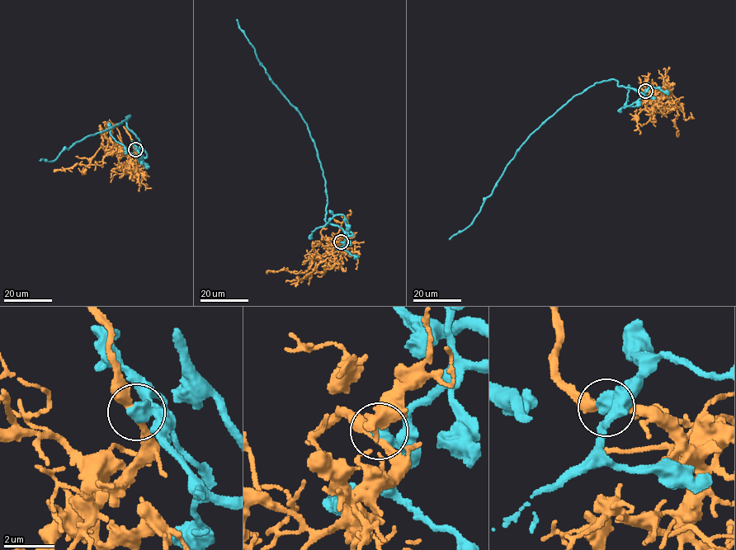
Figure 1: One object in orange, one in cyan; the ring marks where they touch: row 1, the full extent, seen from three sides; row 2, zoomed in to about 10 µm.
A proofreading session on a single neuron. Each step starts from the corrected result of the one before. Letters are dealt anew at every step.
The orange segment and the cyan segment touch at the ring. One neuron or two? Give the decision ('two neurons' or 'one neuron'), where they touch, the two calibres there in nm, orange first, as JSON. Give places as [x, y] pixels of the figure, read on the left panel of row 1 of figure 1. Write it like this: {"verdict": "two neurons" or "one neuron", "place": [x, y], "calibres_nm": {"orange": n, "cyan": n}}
{"verdict": "two neurons", "place": [135, 149], "calibres_nm": {"orange": 280, "cyan": 480}}

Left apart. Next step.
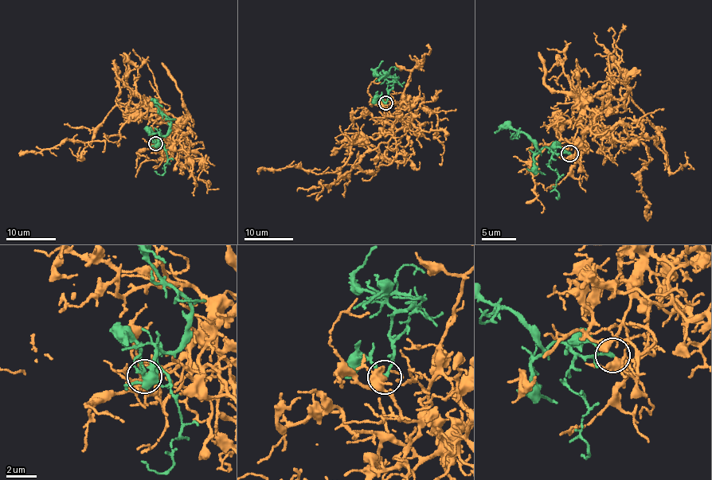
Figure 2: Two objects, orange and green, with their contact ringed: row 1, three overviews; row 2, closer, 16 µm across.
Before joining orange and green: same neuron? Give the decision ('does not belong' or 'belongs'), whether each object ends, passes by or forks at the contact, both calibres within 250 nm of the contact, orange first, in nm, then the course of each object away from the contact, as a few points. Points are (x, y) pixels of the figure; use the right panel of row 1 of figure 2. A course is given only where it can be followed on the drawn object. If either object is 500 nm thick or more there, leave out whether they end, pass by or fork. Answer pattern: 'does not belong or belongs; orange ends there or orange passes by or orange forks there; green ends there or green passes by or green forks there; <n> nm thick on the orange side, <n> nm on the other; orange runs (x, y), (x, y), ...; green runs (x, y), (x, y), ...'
belongs; orange forks there; green passes by; 360 nm thick on the orange side, 220 nm on the other; orange runs (570, 154), (588, 150), (596, 97), (602, 145), (648, 148), (651, 211); green runs (570, 153), (553, 153), (545, 146), (538, 151), (537, 146), (526, 134), (505, 127), (494, 133)

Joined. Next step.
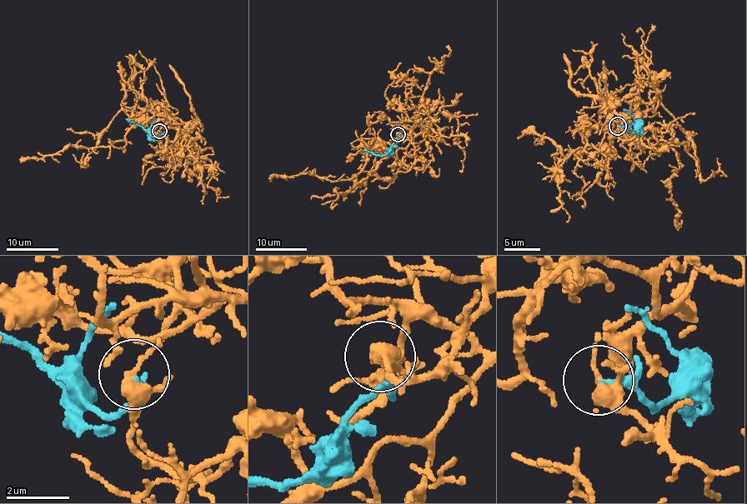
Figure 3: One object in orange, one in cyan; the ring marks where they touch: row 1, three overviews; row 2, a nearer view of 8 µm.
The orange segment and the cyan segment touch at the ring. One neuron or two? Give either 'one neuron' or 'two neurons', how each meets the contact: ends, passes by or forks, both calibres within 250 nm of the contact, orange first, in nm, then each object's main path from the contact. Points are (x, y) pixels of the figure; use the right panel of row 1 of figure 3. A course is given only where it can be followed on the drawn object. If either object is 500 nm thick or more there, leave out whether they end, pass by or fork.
two neurons; orange forks there; cyan passes by; 320 nm thick on the orange side, 120 nm on the other; orange runs (618, 125), (631, 137), (609, 131), (617, 98), (638, 112), (630, 151), (679, 154), (682, 220); cyan runs (618, 127), (624, 127), (629, 131), (639, 123), (637, 121), (627, 127)

